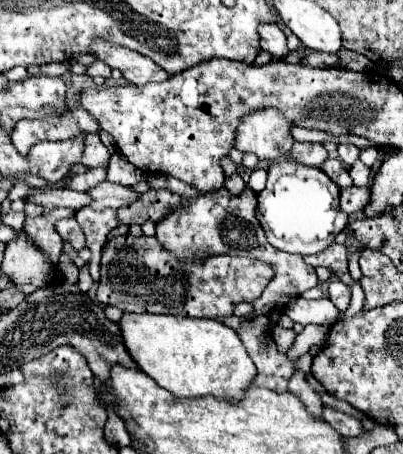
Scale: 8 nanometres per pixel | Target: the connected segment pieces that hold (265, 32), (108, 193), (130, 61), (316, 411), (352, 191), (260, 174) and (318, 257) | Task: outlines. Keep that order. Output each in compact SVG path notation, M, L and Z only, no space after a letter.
M261 22L257 32L259 32L259 38L261 38L261 48L271 52L275 58L281 58L289 52L287 46L285 46L285 34L277 24Z
M101 182L101 186L93 188L89 192L93 202L89 204L93 210L103 210L103 208L121 208L133 204L141 194L135 192L133 188L121 186L121 184L111 184L111 182Z
M93 42L93 56L97 60L107 62L111 68L121 70L123 78L131 84L149 84L149 82L163 82L171 74L165 72L161 66L157 66L151 58L137 54L123 46L109 46L109 42Z
M295 370L294 374L288 382L288 390L293 392L305 406L307 410L315 416L321 418L324 406L319 394L306 382L305 373L301 370Z
M357 186L341 188L341 210L345 214L353 214L357 210L363 210L367 206L369 198L371 198L369 188L357 188Z
M257 168L257 170L253 170L251 174L249 174L249 188L255 192L255 194L259 194L263 188L265 188L265 170L263 168Z
M331 244L327 246L321 254L313 254L313 256L305 256L305 262L313 268L317 266L325 266L329 268L331 272L337 272L337 270L347 270L347 250L343 244Z

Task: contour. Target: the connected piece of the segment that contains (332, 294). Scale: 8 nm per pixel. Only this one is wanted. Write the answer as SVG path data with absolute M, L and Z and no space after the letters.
M341 280L329 282L329 298L331 298L331 302L333 302L341 312L345 312L345 310L349 308L351 290L349 290L349 286L343 284Z

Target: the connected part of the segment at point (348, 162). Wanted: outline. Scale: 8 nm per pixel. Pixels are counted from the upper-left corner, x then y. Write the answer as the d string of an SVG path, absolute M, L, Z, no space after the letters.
M339 144L337 152L345 166L353 166L359 160L359 148L355 144Z

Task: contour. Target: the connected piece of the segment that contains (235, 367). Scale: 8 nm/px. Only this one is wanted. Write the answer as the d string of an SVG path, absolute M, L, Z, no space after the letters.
M123 314L119 328L125 348L137 366L177 398L215 396L237 400L257 374L237 332L219 320Z

